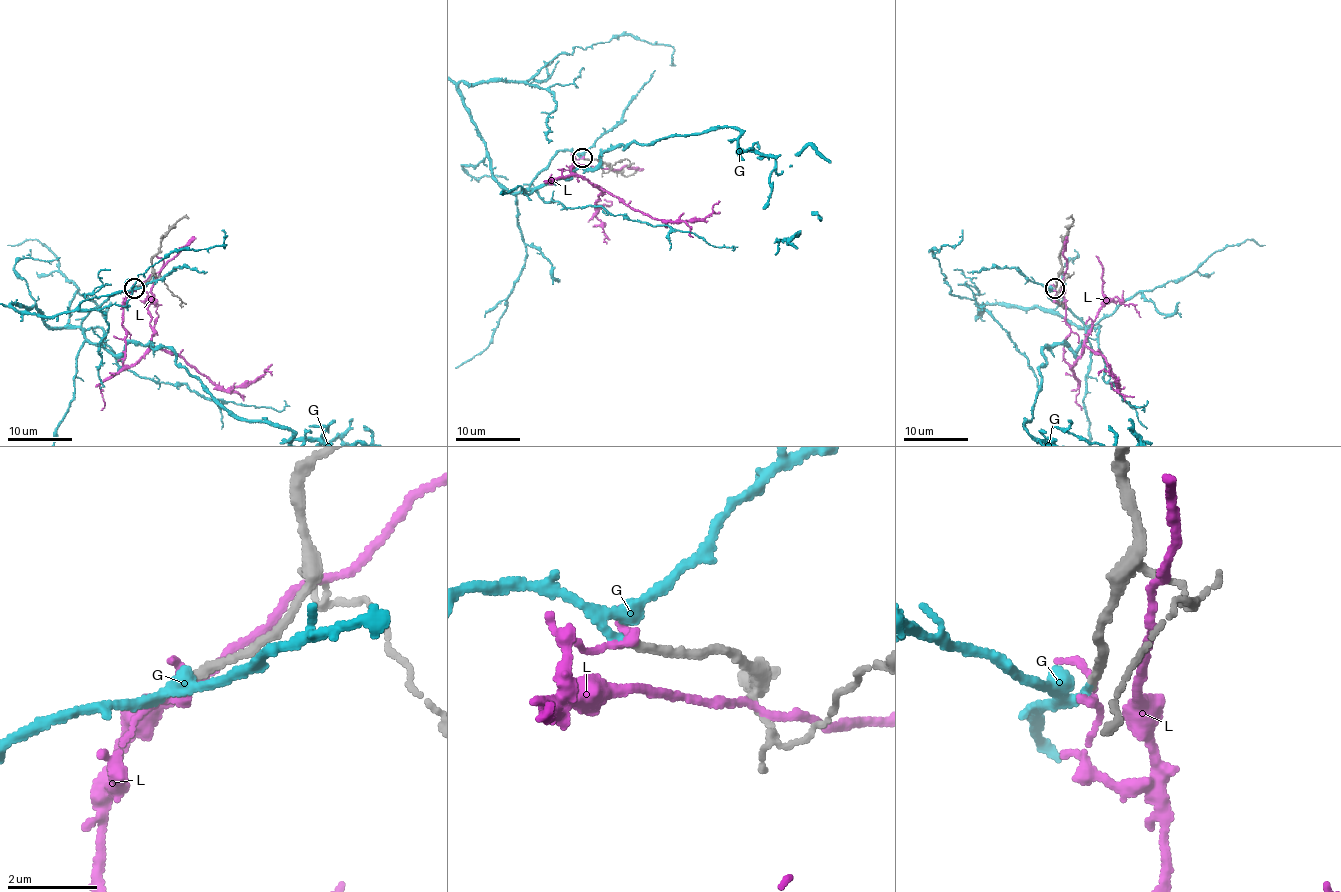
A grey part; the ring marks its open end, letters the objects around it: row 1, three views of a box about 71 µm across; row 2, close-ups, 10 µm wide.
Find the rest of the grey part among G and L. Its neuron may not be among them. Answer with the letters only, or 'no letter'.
G

